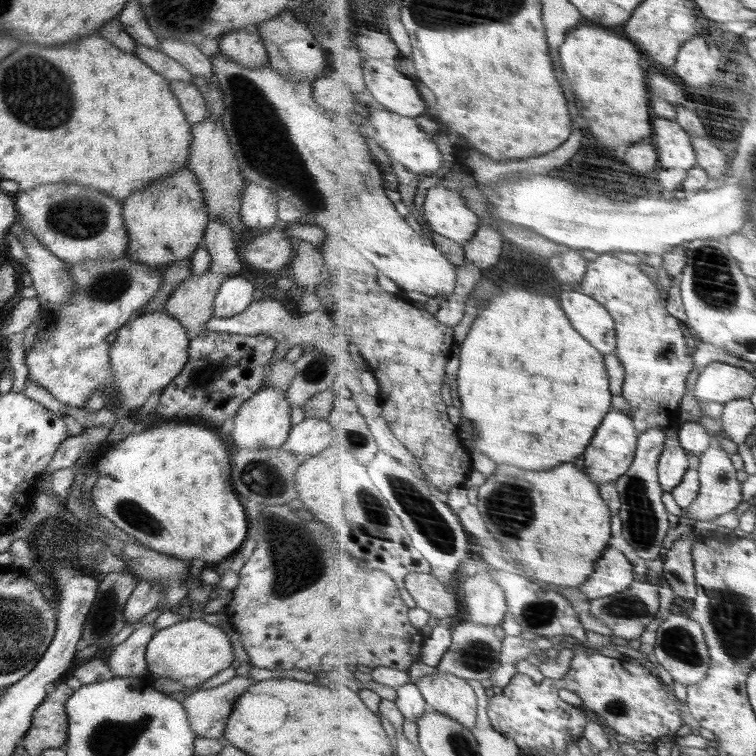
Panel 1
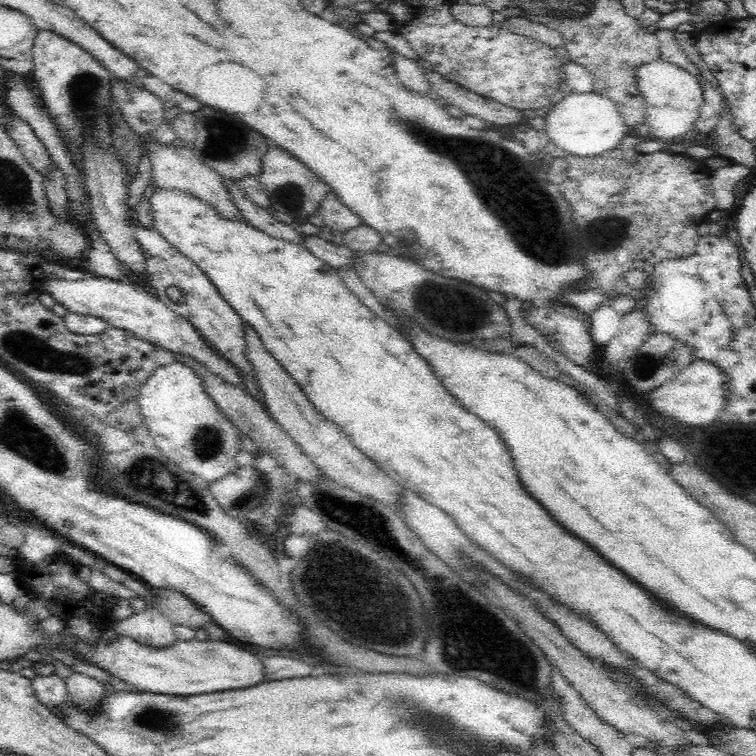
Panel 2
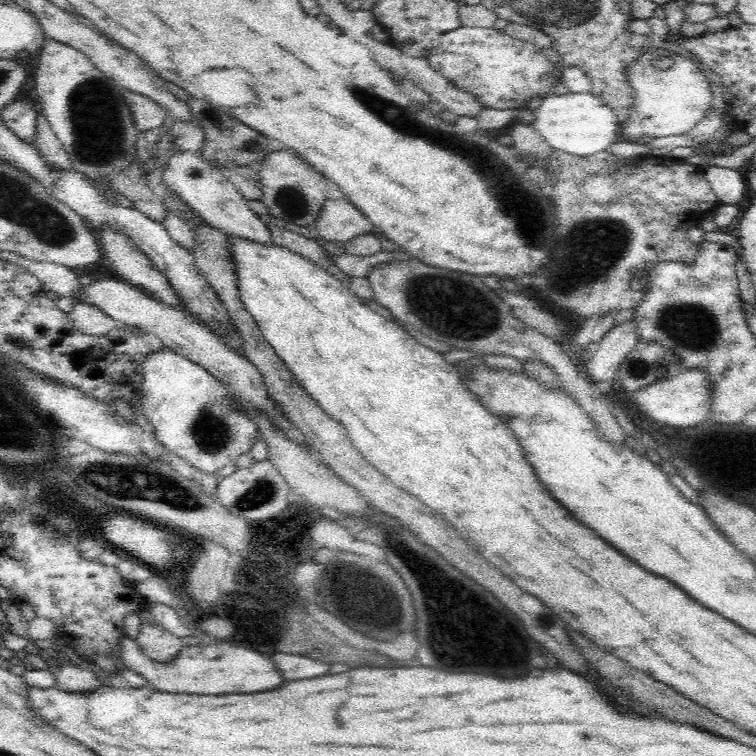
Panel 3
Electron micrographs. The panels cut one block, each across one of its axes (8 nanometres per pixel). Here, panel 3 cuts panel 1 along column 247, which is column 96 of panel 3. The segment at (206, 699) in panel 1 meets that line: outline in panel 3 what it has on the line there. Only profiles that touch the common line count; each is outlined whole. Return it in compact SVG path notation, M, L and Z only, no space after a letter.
M64 664L54 670L56 684L60 690L72 692L92 692L102 686L102 682L94 672L82 669L79 665Z

